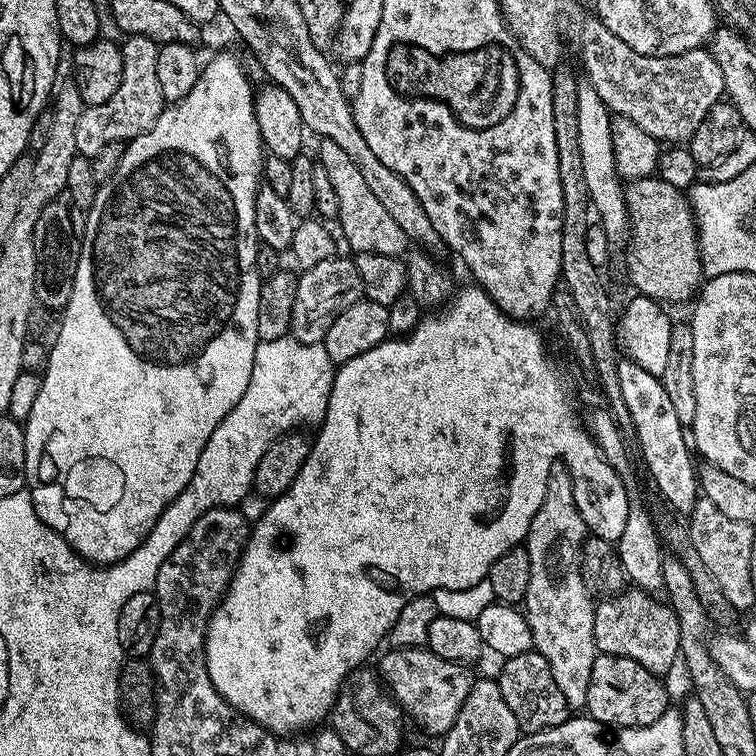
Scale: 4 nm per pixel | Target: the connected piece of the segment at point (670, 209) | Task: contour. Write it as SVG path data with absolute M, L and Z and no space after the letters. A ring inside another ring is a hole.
M653 174L631 181L624 189L624 196L631 228L626 245L629 282L639 295L668 306L691 301L699 293L705 277L699 258L696 220L687 195Z

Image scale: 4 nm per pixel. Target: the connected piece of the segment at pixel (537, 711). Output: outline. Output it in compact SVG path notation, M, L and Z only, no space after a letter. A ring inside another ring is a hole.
M538 651L523 652L517 656L509 656L498 673L502 698L506 698L506 706L518 718L521 733L544 732L547 728L558 726L570 718L570 709L566 698L562 698L562 690L558 690L558 682L554 682L554 674L550 674L550 664Z

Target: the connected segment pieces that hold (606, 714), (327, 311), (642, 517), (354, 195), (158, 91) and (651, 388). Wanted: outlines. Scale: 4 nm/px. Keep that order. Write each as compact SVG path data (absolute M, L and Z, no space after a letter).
M598 654L590 670L590 686L586 690L584 708L593 720L607 724L609 728L650 726L650 722L662 718L670 706L664 682L661 677L630 658Z
M331 256L326 262L318 262L318 266L310 266L299 273L290 329L290 334L298 342L311 344L323 341L329 322L342 310L346 310L346 306L358 302L364 296L362 278L358 278L355 263L351 259L343 260L342 256Z
M601 407L594 409L588 416L585 415L584 425L591 434L592 440L598 445L600 453L606 462L610 463L610 468L622 479L626 486L627 494L627 516L625 529L622 536L616 542L619 554L620 565L623 566L625 577L641 591L649 594L659 593L664 586L662 578L662 564L664 548L660 541L659 532L656 531L655 519L652 514L648 514L641 498L640 488L636 474L632 468L630 454L626 450L623 431L617 426L608 409Z
M320 140L320 156L318 163L326 166L326 175L334 186L334 195L338 197L338 225L344 231L344 240L353 248L353 253L382 254L383 256L399 257L400 251L410 244L408 235L390 218L386 206L378 202L377 196L366 186L362 173L350 157L338 146L338 142Z
M128 36L120 44L122 50L122 82L118 90L114 90L112 97L101 104L85 107L78 118L78 146L77 153L82 156L92 157L110 142L127 142L140 136L164 113L166 101L162 94L162 82L158 82L158 46L152 41L151 36Z
M627 358L619 361L617 372L623 401L626 408L630 410L631 431L636 432L640 452L644 455L644 464L648 467L648 472L652 475L657 490L664 495L665 502L669 504L665 505L673 513L691 512L698 499L698 472L694 464L692 468L693 453L690 451L686 425L678 422L678 413L673 409L659 376L642 370L638 362Z

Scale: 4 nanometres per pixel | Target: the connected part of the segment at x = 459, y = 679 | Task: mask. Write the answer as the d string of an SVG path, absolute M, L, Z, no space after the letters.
M393 648L385 651L380 660L378 676L386 685L393 700L400 705L400 711L408 716L424 732L435 738L444 737L454 726L454 718L458 718L458 710L462 710L462 702L466 702L466 694L472 689L473 673L463 664L446 662L446 658L438 658L438 654L423 648Z

